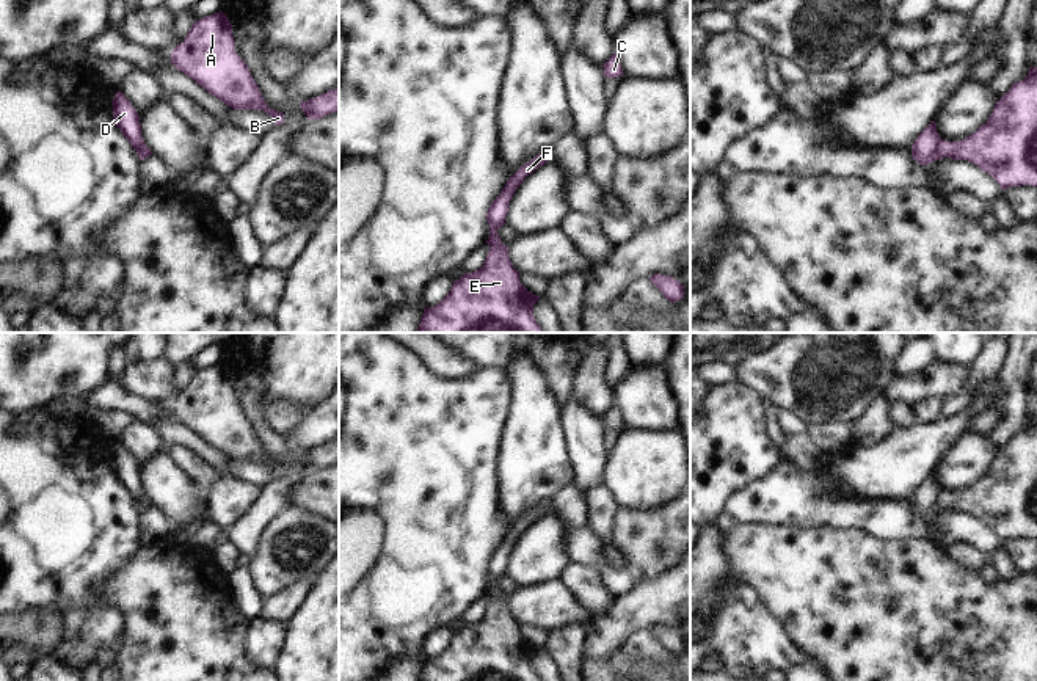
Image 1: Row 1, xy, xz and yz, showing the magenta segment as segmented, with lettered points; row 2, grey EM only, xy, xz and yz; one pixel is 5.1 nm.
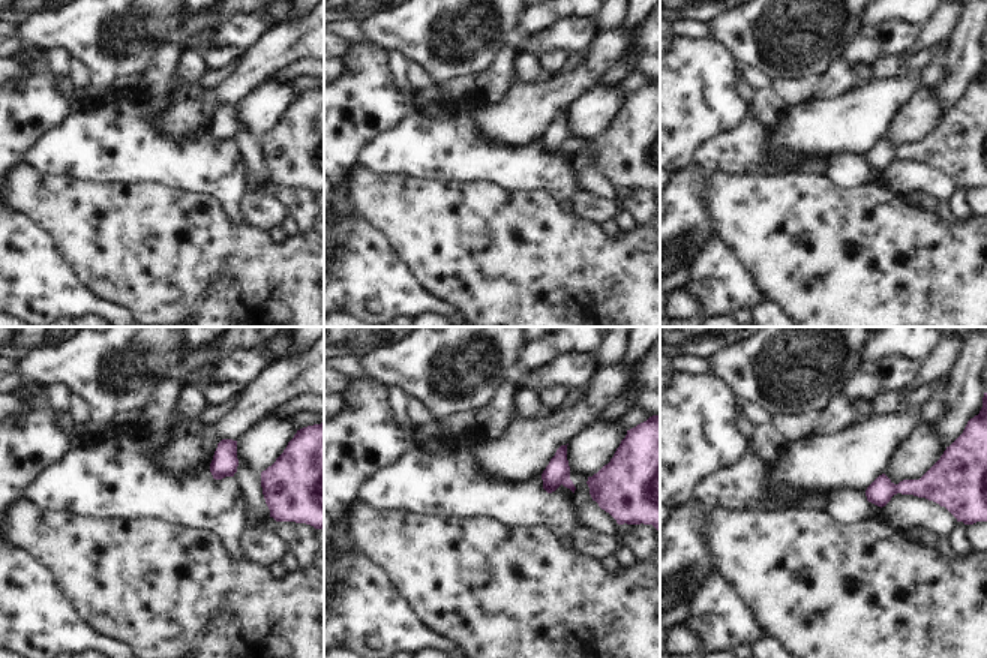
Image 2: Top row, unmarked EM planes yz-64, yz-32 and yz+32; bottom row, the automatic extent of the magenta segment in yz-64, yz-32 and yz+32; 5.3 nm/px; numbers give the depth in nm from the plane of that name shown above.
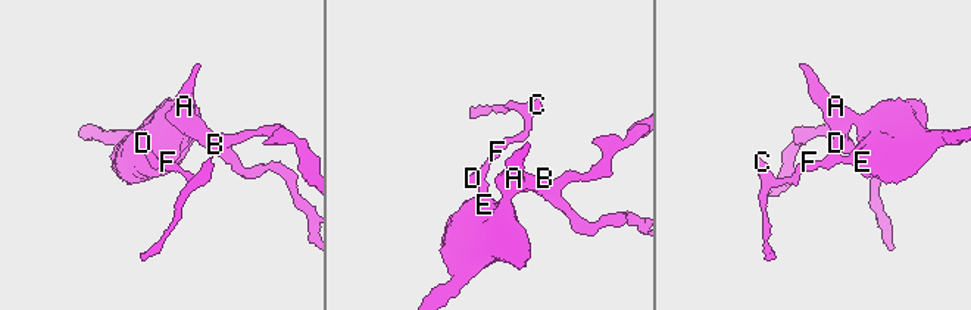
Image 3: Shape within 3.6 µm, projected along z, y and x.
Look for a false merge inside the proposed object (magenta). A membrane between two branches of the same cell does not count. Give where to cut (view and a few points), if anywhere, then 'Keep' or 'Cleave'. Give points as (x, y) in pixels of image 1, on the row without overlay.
Split along yz (940, 490), (935, 510). Cleave

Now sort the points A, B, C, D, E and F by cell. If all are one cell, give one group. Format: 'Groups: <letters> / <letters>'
Groups: A B E / C D F

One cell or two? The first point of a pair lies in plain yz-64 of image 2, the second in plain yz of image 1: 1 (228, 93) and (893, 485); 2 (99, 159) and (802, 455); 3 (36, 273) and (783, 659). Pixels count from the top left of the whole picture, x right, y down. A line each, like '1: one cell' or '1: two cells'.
1: one cell
2: two cells
3: one cell

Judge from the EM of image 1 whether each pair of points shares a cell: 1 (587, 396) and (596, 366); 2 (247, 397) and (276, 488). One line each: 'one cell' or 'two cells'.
1: one cell
2: one cell

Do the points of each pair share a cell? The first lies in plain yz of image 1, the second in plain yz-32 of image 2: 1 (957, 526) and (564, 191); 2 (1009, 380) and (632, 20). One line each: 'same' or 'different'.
1: different
2: same

